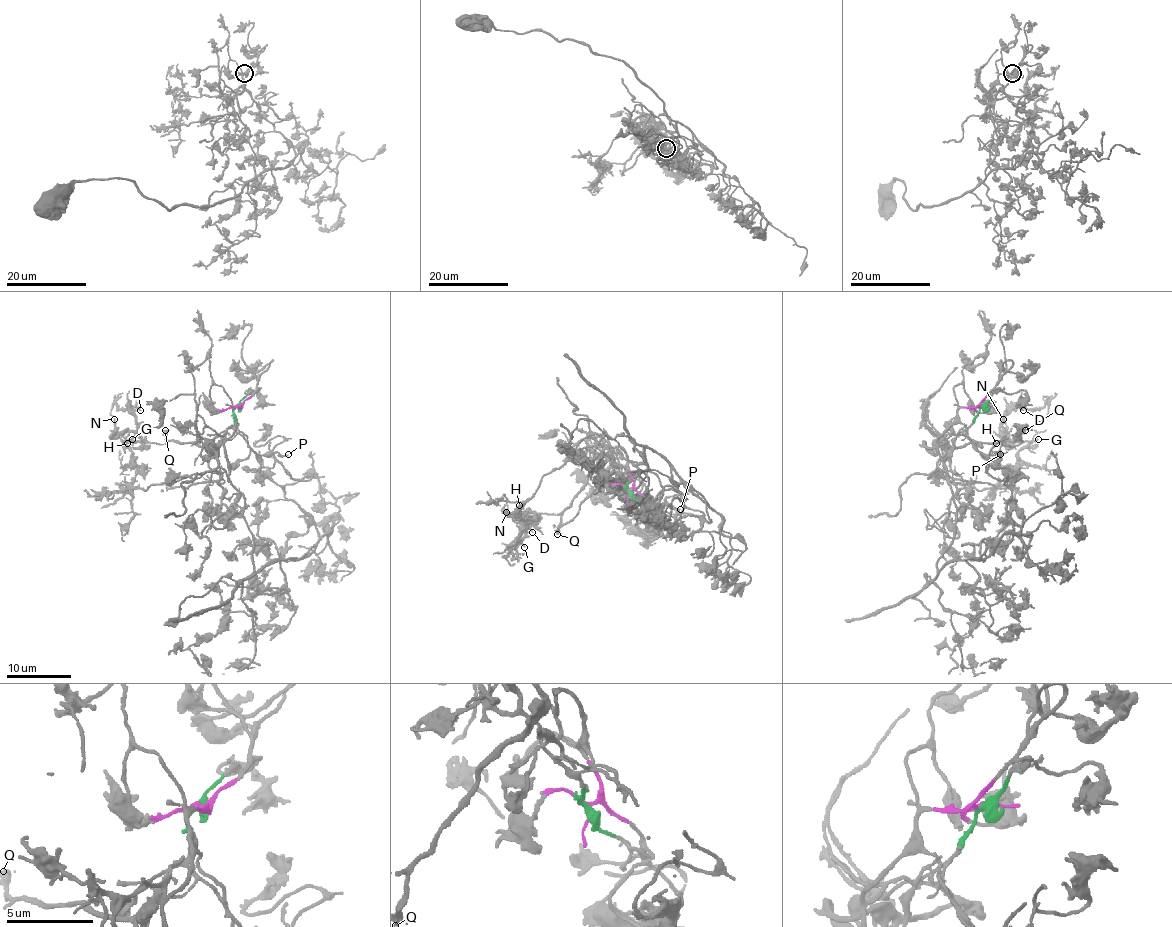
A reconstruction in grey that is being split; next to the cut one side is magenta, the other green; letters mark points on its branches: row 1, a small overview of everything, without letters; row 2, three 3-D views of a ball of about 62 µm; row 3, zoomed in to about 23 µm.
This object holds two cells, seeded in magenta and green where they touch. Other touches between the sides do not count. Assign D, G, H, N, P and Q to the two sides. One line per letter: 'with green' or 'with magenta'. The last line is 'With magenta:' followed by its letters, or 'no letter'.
D: with green
G: with green
H: with green
N: with green
P: with green
Q: with green
With magenta: no letter

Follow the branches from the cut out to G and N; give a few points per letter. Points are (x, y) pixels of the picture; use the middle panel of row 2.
G: (628, 489), (607, 457), (593, 450), (606, 460), (559, 513), (539, 515), (525, 531), (525, 547)
N: (628, 489), (607, 457), (593, 450), (606, 458), (555, 515), (505, 512)

